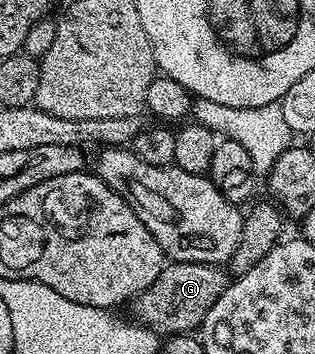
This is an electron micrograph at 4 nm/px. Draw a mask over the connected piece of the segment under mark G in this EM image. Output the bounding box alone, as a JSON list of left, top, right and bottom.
[131,262,229,337]

